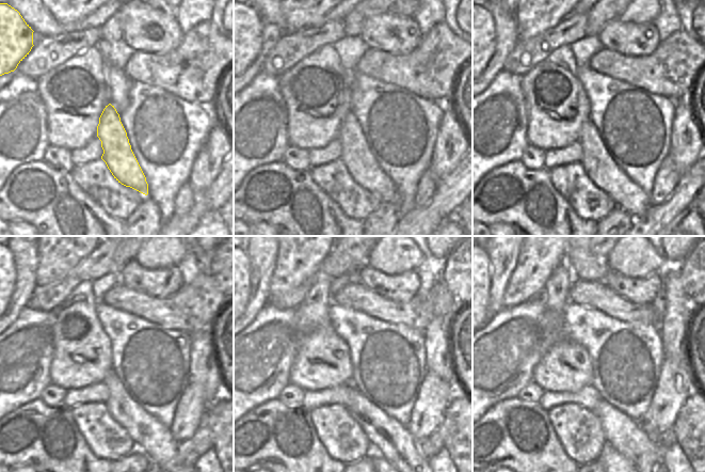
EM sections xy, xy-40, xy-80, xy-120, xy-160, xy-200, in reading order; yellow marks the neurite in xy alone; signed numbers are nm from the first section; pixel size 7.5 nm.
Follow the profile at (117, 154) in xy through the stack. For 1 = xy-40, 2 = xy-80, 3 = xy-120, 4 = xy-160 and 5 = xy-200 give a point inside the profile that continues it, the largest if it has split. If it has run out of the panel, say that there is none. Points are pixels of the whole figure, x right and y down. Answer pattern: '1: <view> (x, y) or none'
1: xy-40 (356, 156)
2: xy-80 (597, 163)
3: xy-120 (149, 436)
4: xy-160 (388, 438)
5: xy-200 (626, 435)

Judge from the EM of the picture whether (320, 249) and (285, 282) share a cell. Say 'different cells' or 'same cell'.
same cell

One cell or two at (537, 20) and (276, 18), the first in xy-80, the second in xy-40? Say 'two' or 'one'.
two

